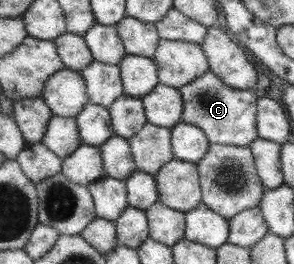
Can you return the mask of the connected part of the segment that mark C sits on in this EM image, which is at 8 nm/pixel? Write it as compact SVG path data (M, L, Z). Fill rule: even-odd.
M209 71L180 88L184 103L183 122L198 125L207 134L211 144L251 145L260 137L258 99L253 90L234 89Z

